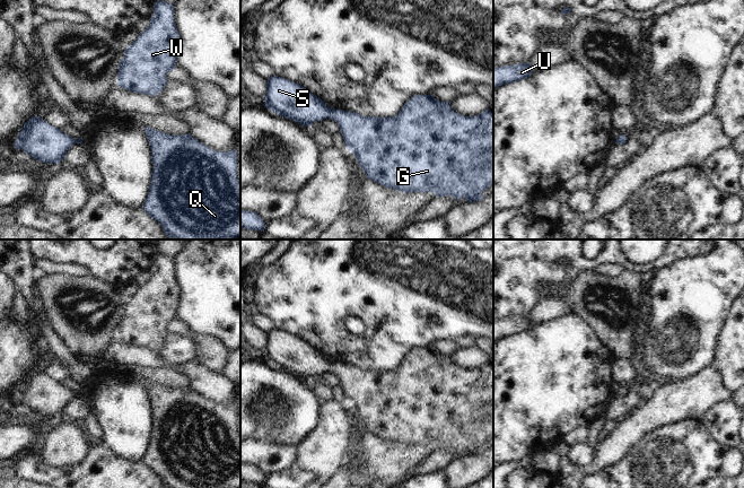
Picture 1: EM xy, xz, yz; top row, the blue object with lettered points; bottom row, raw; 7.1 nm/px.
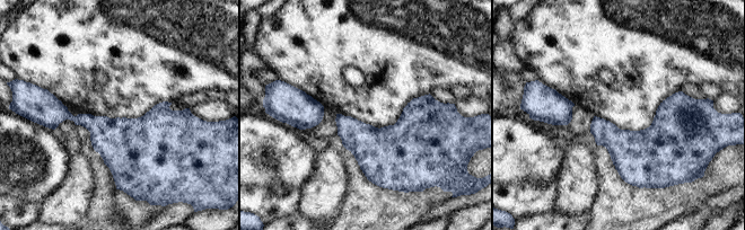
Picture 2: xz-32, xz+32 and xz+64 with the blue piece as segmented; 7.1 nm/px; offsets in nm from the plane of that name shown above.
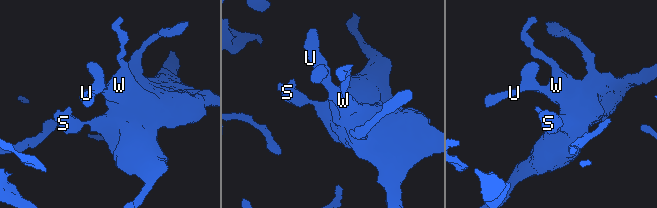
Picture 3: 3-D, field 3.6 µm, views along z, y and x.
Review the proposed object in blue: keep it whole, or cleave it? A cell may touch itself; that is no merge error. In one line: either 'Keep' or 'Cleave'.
Keep

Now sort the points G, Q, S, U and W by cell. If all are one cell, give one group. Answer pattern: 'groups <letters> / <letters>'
groups G Q S U W

